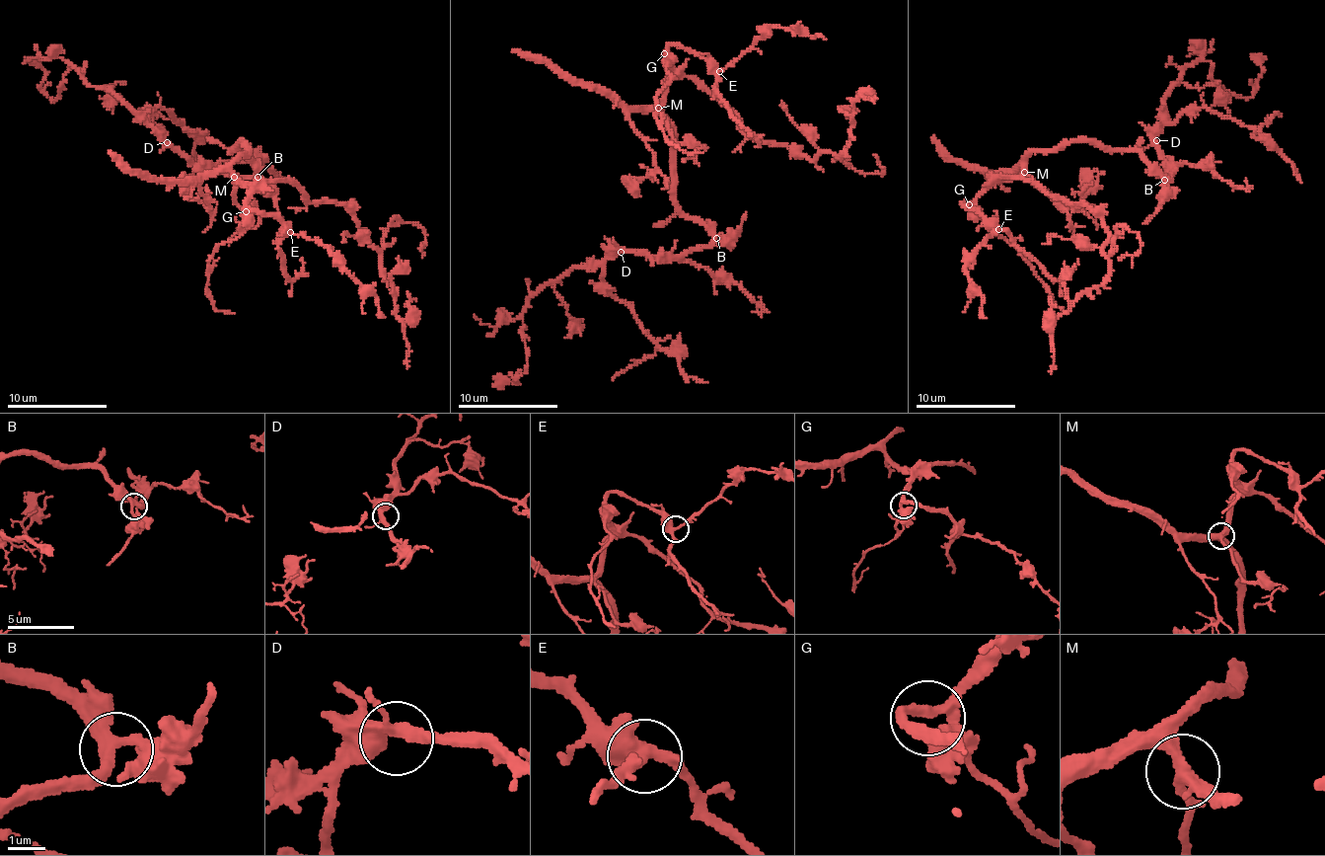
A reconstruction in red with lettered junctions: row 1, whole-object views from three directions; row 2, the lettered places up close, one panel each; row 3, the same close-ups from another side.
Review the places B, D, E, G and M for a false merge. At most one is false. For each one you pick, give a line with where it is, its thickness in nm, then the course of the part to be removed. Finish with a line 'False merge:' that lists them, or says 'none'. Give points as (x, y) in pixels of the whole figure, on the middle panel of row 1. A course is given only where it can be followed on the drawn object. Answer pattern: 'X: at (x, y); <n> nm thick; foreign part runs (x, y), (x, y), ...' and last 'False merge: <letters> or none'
False merge: none

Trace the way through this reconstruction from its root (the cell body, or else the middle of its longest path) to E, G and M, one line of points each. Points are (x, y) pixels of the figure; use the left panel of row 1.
E: (242, 143), (248, 144), (247, 152), (235, 161), (232, 174), (250, 188), (248, 208), (277, 215), (289, 232)
G: (242, 143), (248, 144), (247, 152), (241, 153), (235, 161), (232, 174), (250, 188), (252, 195), (246, 211)
M: (242, 143), (248, 147), (247, 152), (241, 153), (231, 166), (234, 176)

